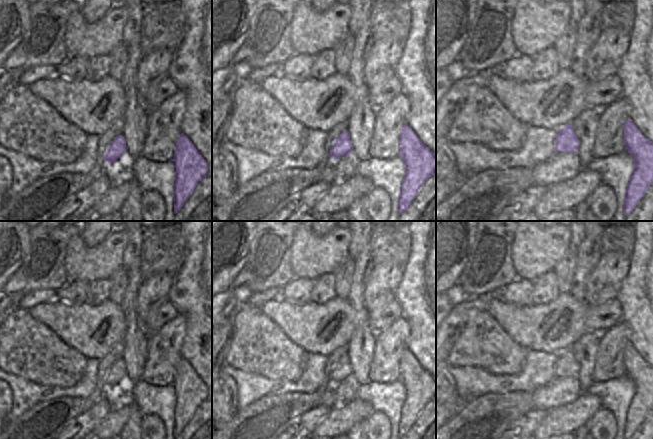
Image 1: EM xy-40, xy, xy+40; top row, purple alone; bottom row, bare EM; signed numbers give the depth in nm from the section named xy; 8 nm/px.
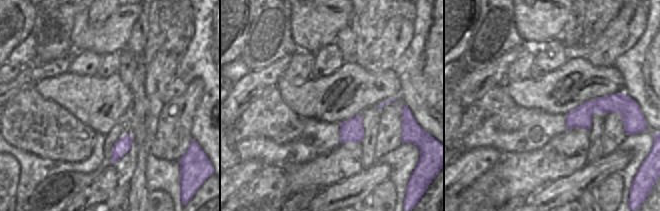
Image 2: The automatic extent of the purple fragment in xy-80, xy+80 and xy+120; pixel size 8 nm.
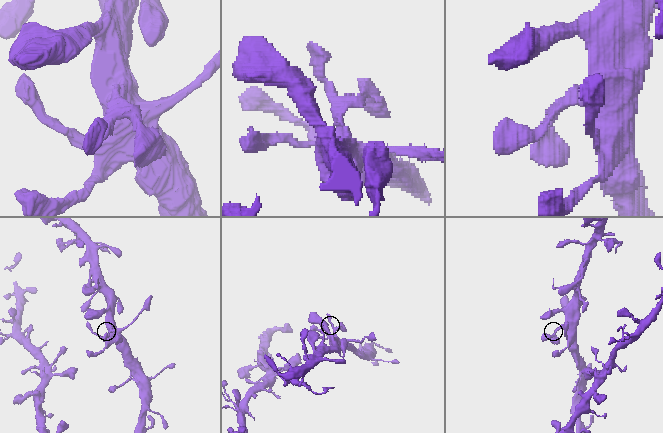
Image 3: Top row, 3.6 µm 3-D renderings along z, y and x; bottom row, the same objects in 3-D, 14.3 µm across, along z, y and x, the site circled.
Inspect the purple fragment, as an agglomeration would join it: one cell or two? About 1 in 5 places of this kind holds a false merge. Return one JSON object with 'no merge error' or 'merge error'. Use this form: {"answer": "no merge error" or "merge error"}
{"answer": "no merge error"}

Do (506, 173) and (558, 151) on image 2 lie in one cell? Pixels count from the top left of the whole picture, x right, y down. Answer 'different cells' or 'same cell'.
same cell

